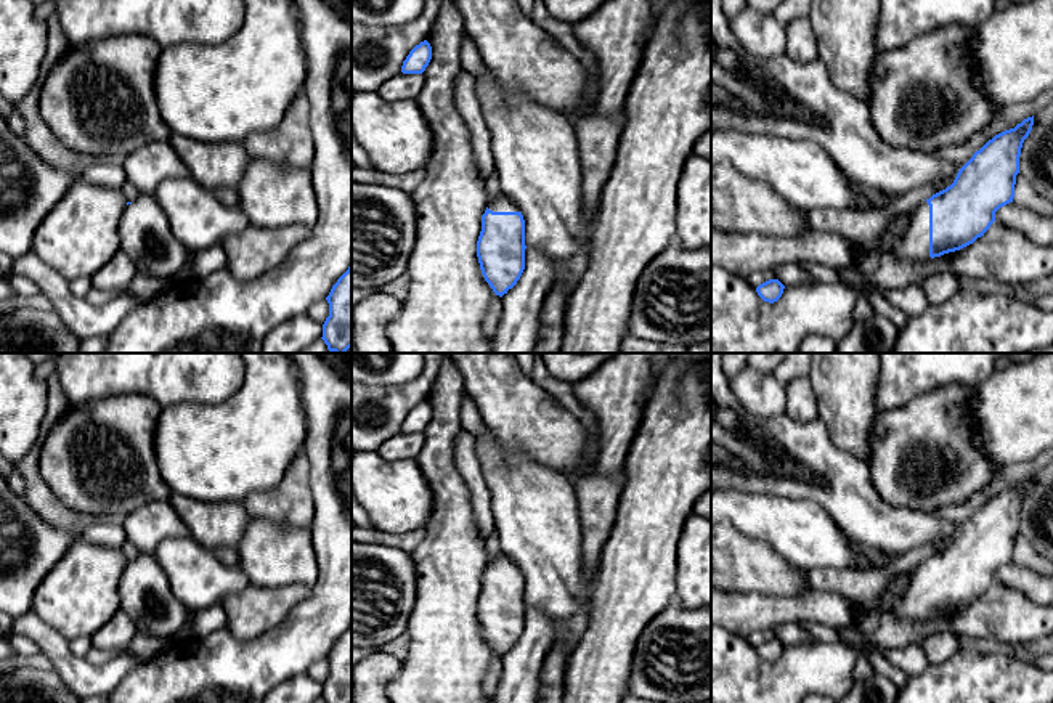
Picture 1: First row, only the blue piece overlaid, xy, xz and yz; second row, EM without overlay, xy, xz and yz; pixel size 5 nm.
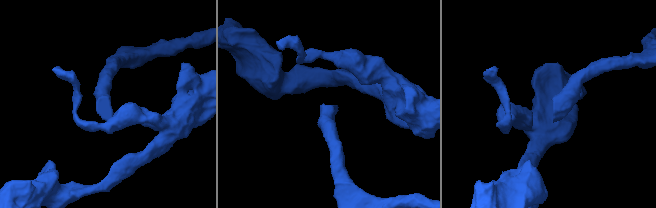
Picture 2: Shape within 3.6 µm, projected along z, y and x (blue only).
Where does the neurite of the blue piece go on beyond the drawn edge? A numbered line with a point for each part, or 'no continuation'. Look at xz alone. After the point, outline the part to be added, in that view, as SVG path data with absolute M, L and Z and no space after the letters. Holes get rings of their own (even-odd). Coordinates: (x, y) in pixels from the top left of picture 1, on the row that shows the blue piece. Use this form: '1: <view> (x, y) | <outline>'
1: xz (503, 203) | M504 194L488 204L493 212L520 212L518 207Z

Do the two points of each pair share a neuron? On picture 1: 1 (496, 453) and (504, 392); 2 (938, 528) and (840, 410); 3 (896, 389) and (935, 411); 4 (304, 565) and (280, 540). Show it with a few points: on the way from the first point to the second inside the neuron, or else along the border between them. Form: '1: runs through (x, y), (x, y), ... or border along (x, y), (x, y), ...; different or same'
1: border along (485, 426), (511, 455), (525, 453), (532, 458); different
2: border along (827, 432), (837, 446), (851, 453), (865, 466); different
3: border along (949, 384), (925, 392), (896, 408), (882, 410); different
4: runs through (297, 559), (284, 546); same

